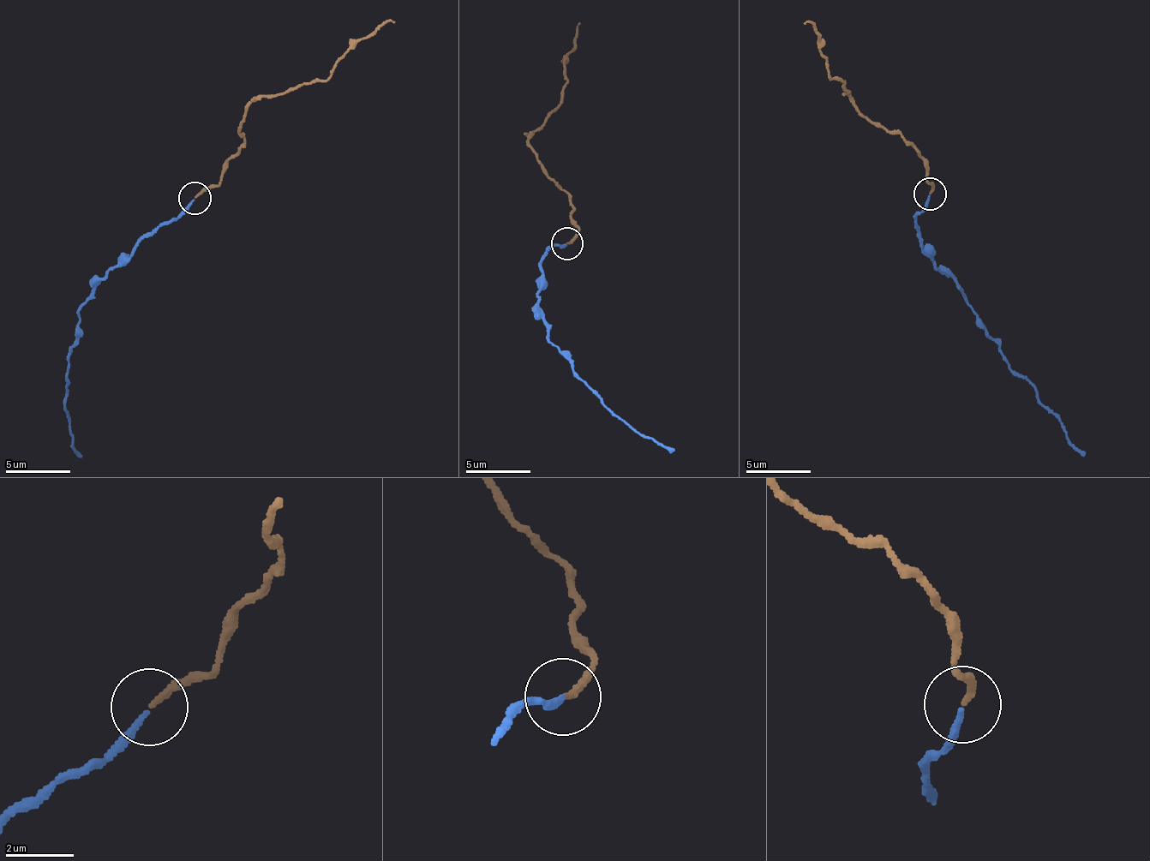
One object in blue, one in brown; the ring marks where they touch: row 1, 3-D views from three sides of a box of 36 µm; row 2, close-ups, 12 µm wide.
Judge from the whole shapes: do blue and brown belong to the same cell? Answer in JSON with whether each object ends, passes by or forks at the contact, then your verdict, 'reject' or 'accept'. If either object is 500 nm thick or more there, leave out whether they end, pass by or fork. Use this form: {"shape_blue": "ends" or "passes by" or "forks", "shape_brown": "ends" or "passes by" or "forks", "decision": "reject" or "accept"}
{"shape_blue": "ends", "shape_brown": "ends", "decision": "reject"}

